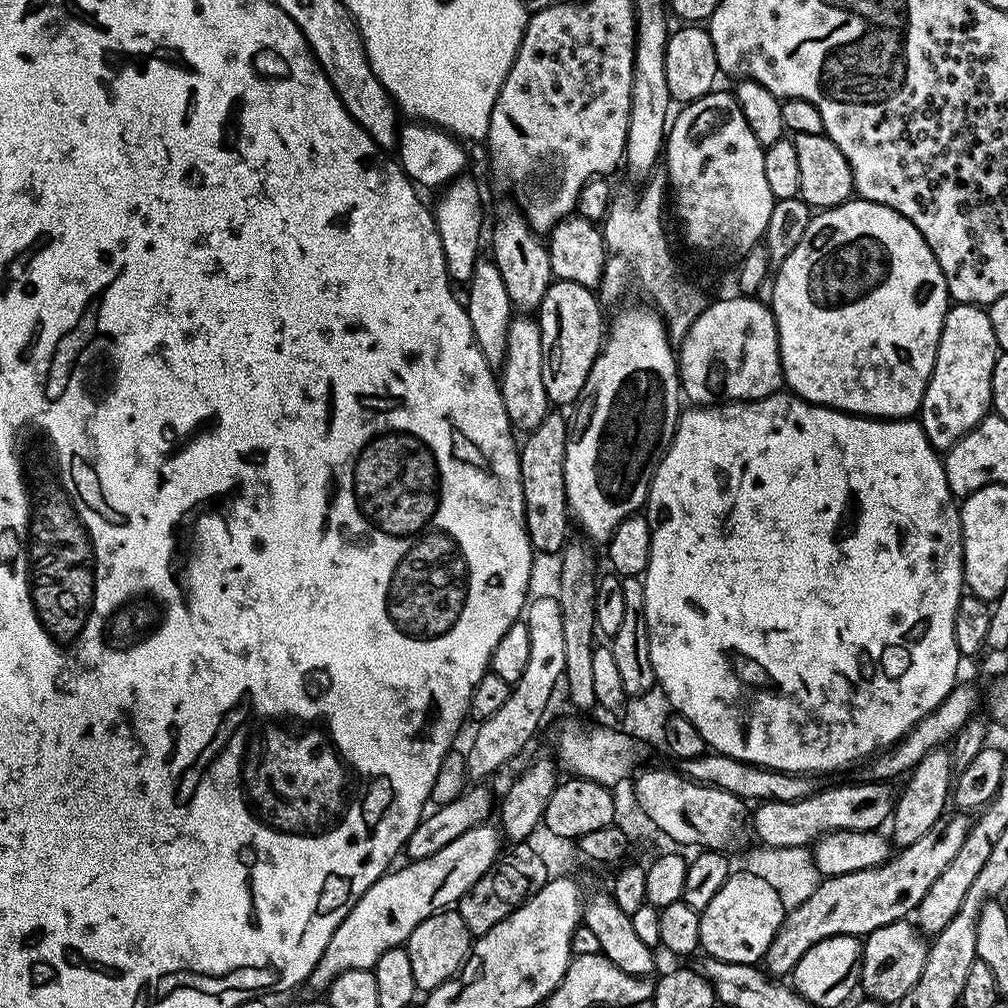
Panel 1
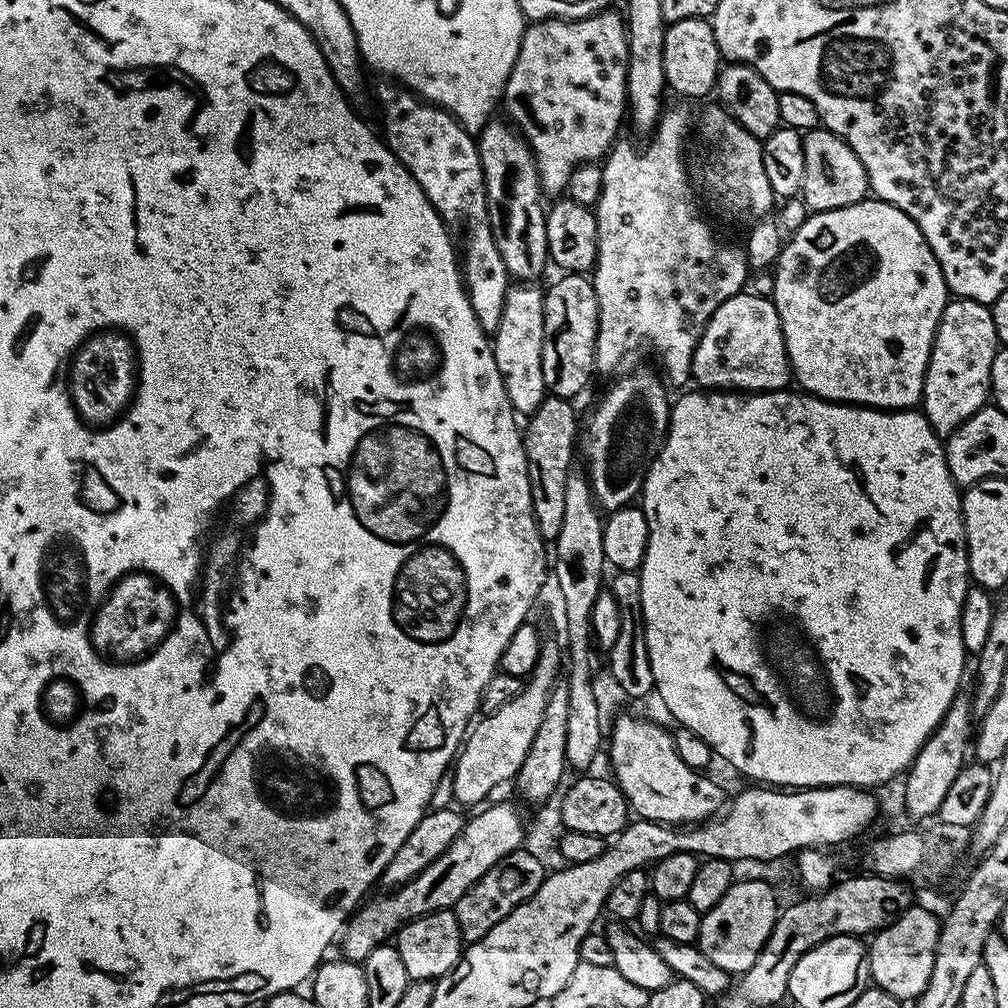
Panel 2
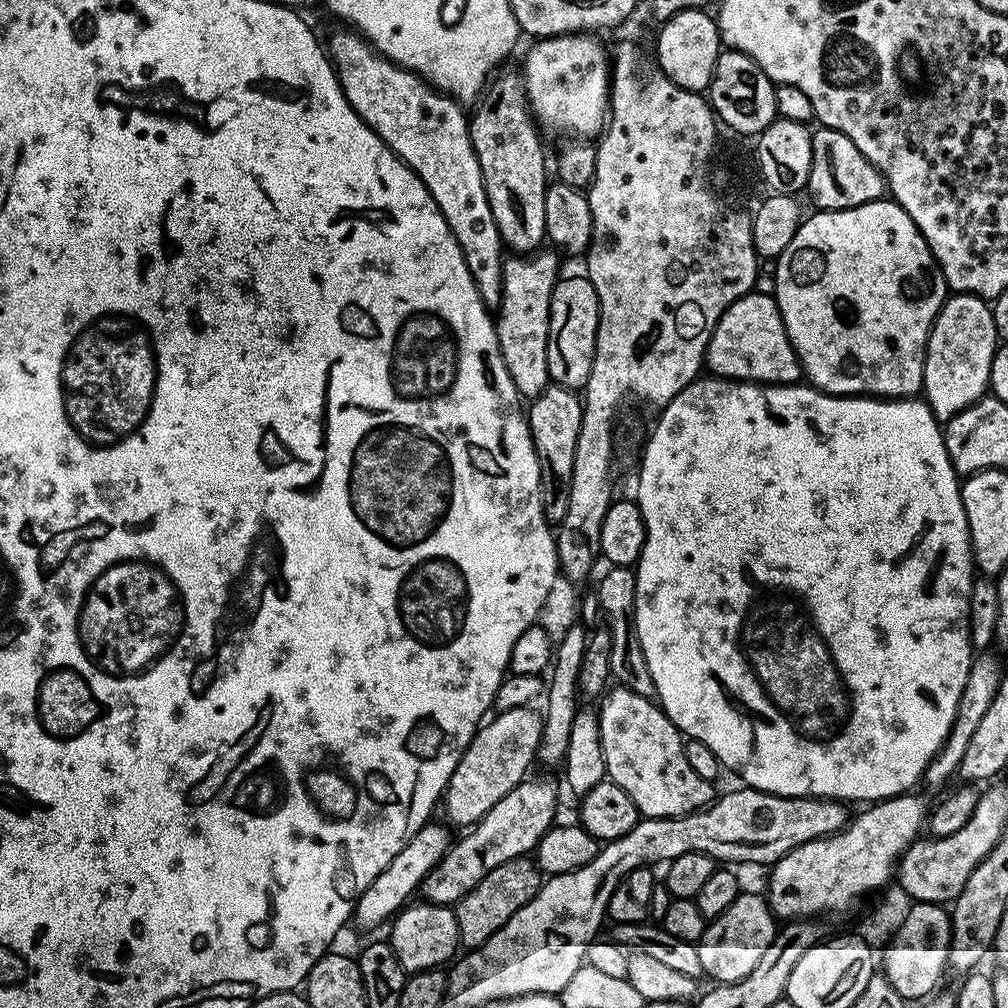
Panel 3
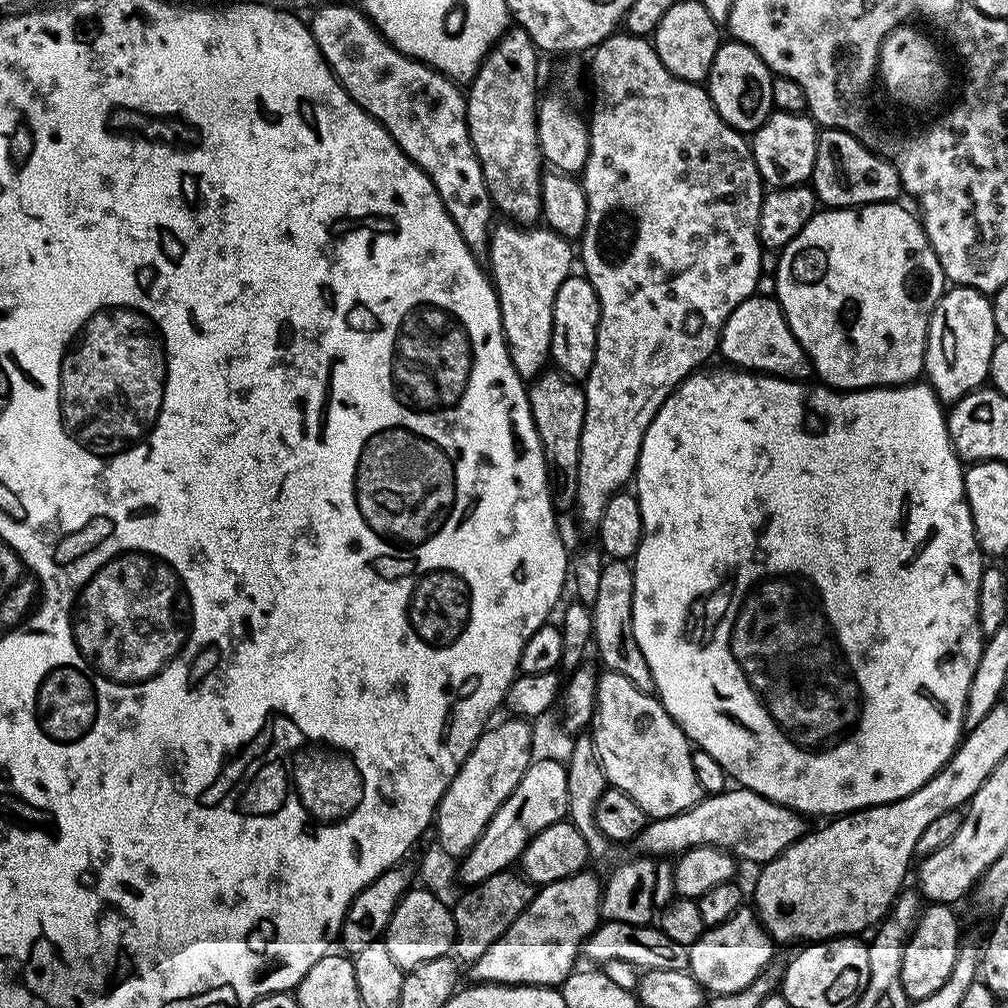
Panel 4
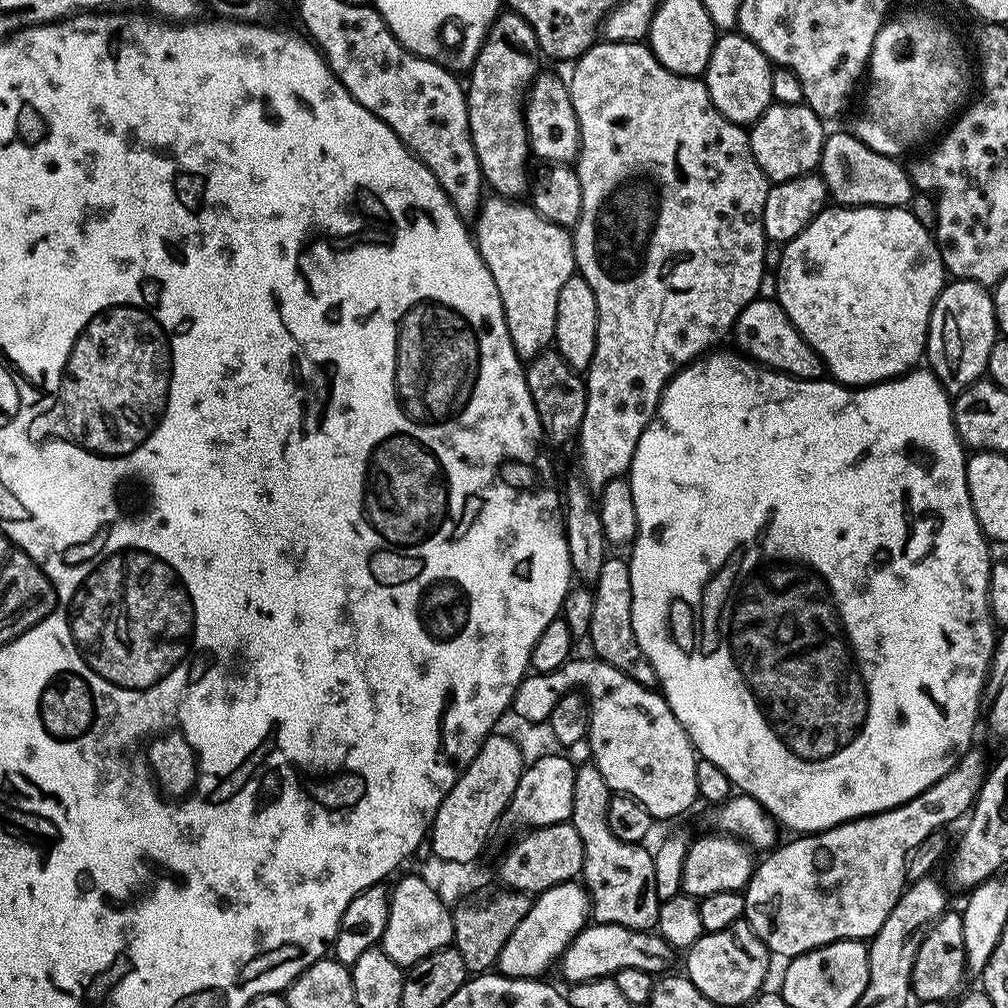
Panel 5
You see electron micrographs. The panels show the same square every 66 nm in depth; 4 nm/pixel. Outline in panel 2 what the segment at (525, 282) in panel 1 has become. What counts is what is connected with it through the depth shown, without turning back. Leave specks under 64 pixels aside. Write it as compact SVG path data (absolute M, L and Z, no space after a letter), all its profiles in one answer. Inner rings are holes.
M499 119L489 120L487 126L478 133L484 193L488 195L490 230L494 230L494 242L498 242L498 254L502 254L502 262L506 262L509 277L516 282L532 282L550 264L544 221L546 204L540 201L540 175L536 170L532 149L511 123Z

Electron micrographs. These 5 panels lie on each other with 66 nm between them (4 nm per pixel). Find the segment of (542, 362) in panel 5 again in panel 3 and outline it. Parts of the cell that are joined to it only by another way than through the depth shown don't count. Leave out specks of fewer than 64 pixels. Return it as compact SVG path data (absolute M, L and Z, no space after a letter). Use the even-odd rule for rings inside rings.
M549 383L544 393L529 404L532 405L527 405L526 415L534 450L538 454L542 510L549 524L559 526L566 518L566 510L570 510L570 478L574 474L574 450L578 446L584 405L573 389L554 383Z

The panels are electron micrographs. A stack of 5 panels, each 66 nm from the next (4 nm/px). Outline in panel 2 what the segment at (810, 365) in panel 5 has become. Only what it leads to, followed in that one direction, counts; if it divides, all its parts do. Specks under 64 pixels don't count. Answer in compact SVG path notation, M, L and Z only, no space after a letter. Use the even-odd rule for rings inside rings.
M747 290L722 302L722 306L714 310L710 322L706 322L706 330L694 350L691 379L697 380L700 383L697 385L704 390L739 390L747 394L778 392L787 389L793 383L794 377L792 363L788 360L784 331L780 325L780 315L775 303L769 297L755 296Z

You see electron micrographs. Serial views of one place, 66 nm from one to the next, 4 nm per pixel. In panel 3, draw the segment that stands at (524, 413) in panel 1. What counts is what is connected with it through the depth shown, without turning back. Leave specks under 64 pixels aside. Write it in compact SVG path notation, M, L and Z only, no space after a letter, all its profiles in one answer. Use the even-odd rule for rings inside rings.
M540 250L535 254L512 254L505 259L502 298L494 320L502 350L502 362L506 362L506 370L510 370L510 378L524 398L541 396L550 383L546 358L550 298L558 279L556 271L560 268L561 257L555 251L544 251Z

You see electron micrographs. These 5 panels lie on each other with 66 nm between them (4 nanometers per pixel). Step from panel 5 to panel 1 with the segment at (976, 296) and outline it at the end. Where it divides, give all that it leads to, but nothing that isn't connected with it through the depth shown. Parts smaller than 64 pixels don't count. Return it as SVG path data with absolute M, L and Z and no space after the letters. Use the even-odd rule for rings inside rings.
M953 303L948 309L942 334L938 342L938 350L934 358L934 370L928 379L926 394L920 403L918 419L926 438L937 450L947 450L958 442L958 438L966 435L984 416L989 415L992 408L992 375L996 365L998 349L994 338L994 326L990 326L987 311L978 304Z

